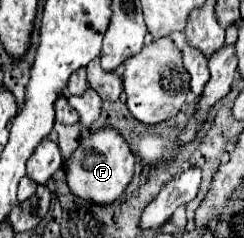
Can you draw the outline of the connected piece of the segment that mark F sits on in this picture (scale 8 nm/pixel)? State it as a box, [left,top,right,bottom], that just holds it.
[67,127,135,203]

